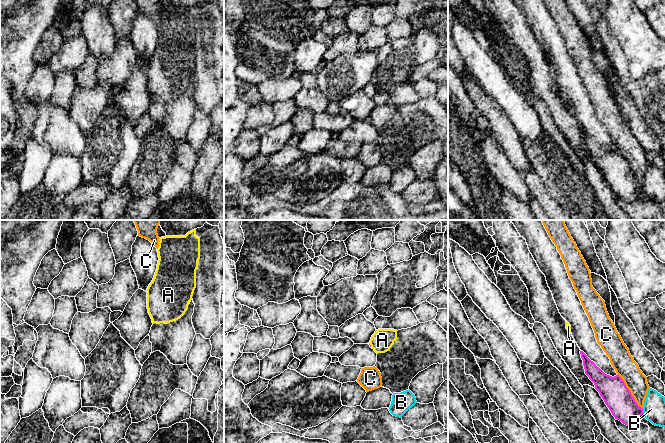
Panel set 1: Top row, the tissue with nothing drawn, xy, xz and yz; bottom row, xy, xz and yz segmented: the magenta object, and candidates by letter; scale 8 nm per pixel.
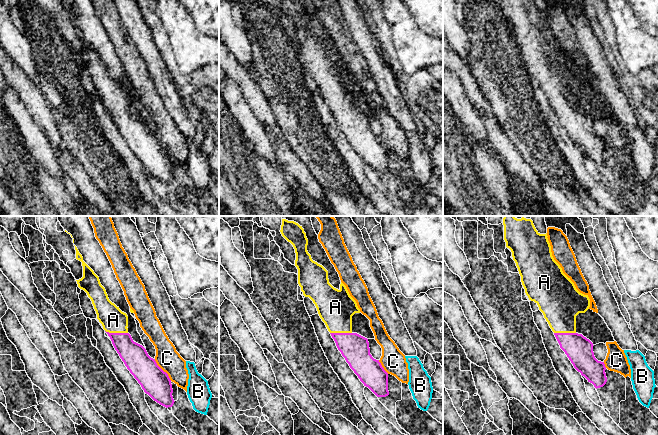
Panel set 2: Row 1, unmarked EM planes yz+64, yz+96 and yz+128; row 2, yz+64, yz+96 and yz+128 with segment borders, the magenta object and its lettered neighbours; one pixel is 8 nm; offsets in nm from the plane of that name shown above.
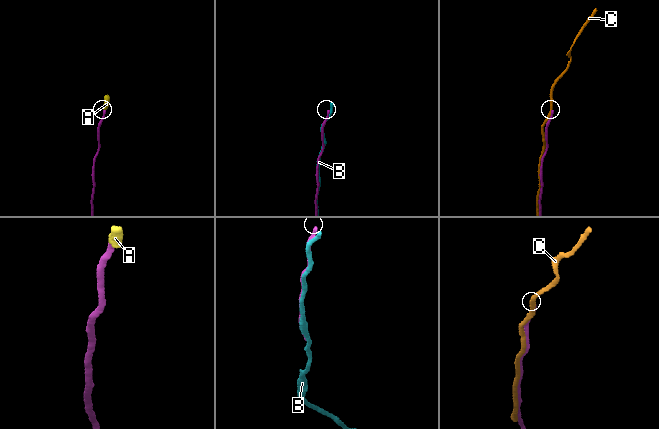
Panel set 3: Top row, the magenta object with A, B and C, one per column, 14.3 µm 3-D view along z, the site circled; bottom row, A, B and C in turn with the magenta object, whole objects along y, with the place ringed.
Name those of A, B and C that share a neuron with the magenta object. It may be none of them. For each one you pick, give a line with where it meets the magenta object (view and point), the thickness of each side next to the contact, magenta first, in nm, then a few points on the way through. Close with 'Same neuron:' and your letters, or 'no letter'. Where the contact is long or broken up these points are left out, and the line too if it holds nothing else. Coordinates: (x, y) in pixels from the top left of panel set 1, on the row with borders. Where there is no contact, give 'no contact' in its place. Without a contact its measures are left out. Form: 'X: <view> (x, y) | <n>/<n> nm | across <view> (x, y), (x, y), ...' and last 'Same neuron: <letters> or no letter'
A: xz (370, 345) | 20/180 nm
Same neuron: A

